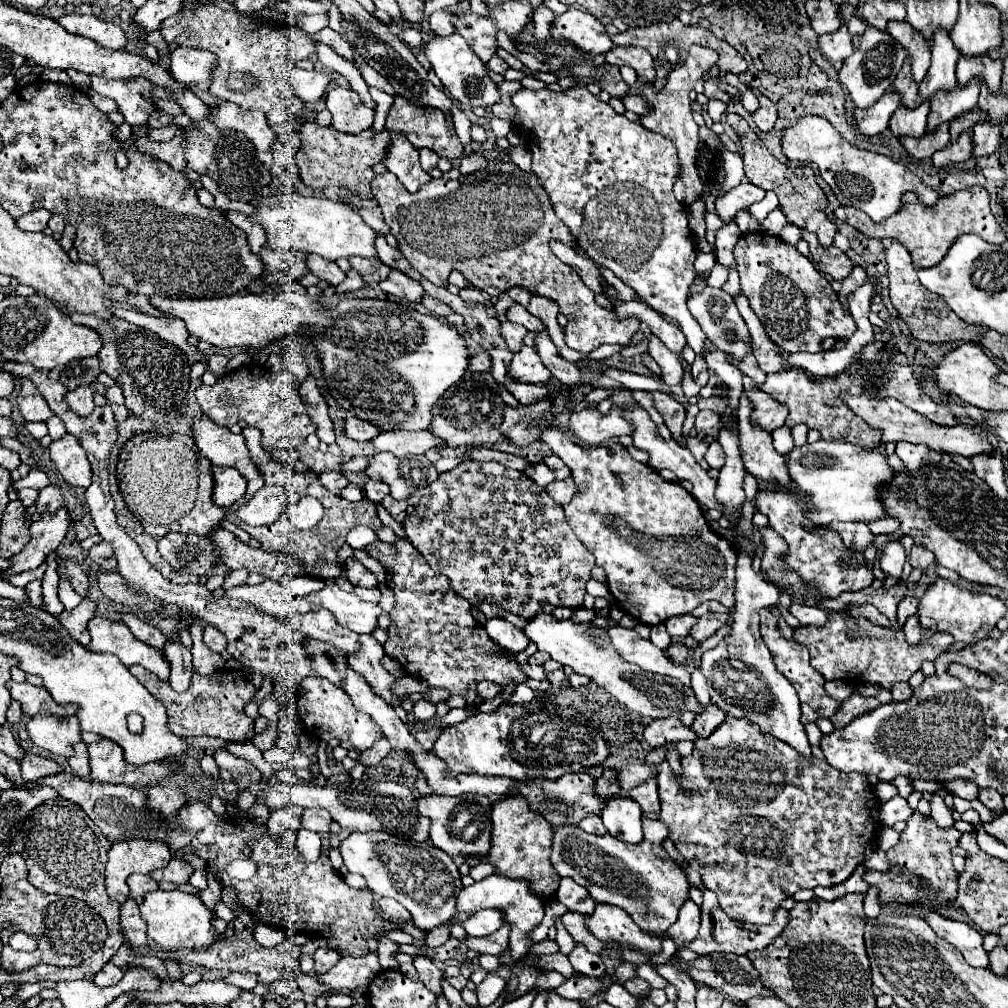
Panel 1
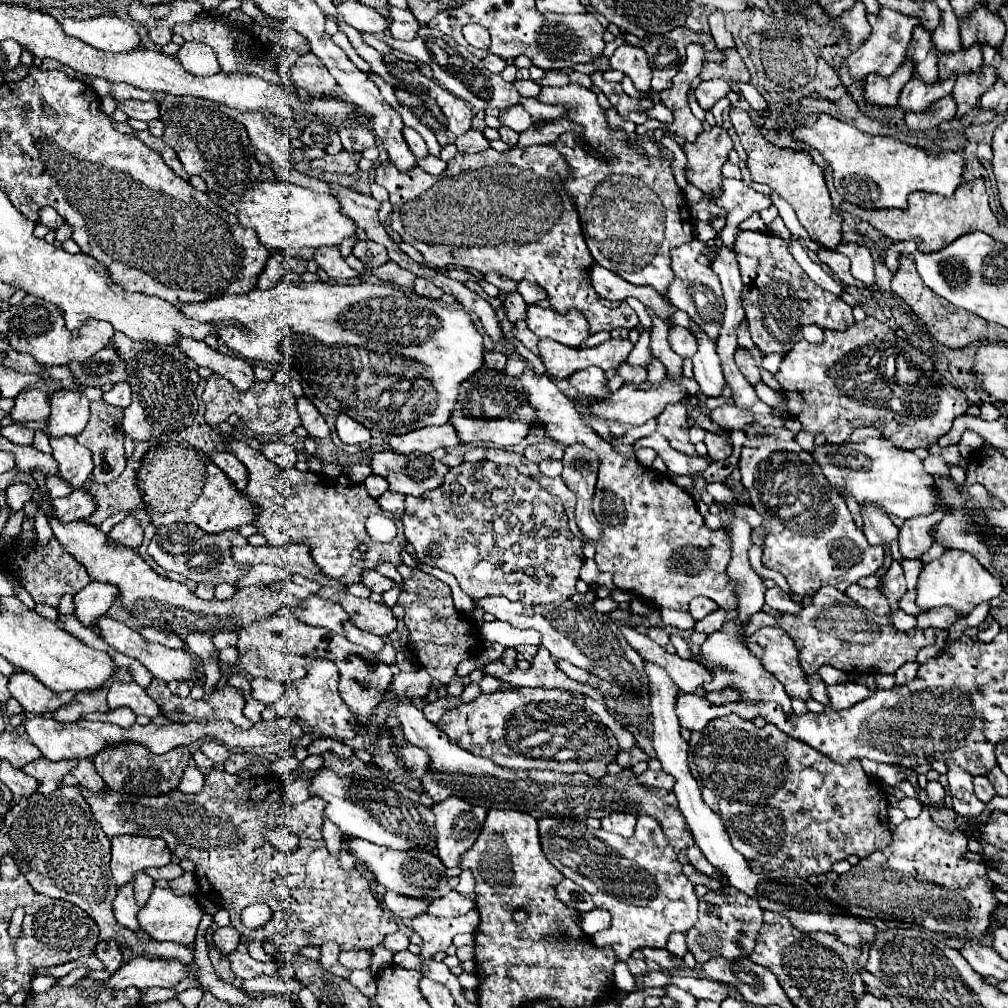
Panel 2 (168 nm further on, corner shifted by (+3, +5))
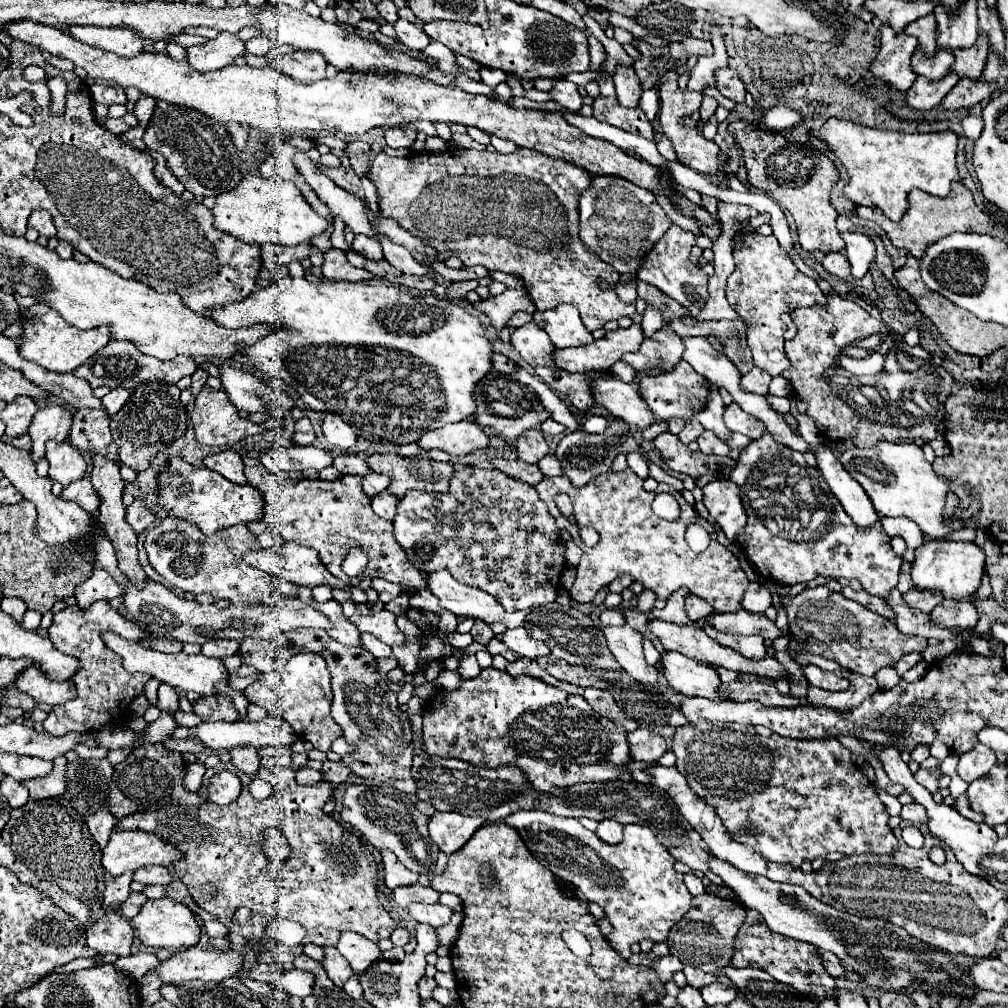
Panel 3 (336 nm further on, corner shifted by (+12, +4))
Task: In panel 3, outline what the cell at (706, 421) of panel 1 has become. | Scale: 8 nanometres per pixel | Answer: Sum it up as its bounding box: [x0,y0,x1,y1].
[724,403,766,439]

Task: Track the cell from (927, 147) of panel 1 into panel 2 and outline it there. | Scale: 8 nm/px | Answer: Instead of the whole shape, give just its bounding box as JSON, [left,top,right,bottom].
[905,94,957,130]

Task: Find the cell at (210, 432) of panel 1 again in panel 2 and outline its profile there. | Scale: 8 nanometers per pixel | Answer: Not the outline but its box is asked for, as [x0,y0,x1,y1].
[227,436,405,584]

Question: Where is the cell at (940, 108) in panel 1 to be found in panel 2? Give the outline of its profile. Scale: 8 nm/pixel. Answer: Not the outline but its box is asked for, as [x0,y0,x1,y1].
[939,44,983,80]

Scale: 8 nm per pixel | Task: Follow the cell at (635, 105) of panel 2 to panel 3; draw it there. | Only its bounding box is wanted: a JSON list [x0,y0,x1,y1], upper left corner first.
[592,71,654,139]

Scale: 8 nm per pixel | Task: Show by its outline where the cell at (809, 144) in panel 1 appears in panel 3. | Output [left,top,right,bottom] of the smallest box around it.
[812,119,960,221]

